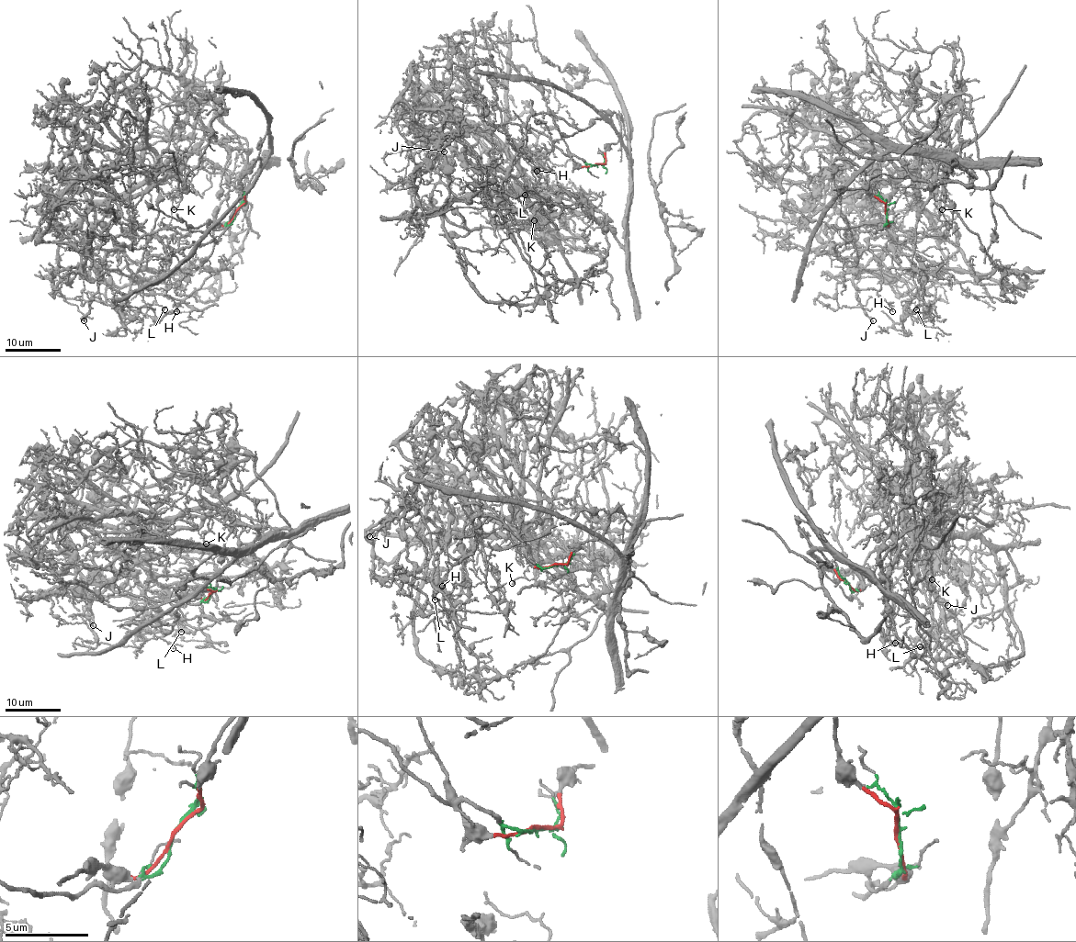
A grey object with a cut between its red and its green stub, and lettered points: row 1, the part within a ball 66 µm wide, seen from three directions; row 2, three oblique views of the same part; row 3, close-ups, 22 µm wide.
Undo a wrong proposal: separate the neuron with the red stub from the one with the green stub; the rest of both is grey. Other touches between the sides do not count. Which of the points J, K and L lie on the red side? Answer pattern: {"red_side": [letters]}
{"red_side": []}

